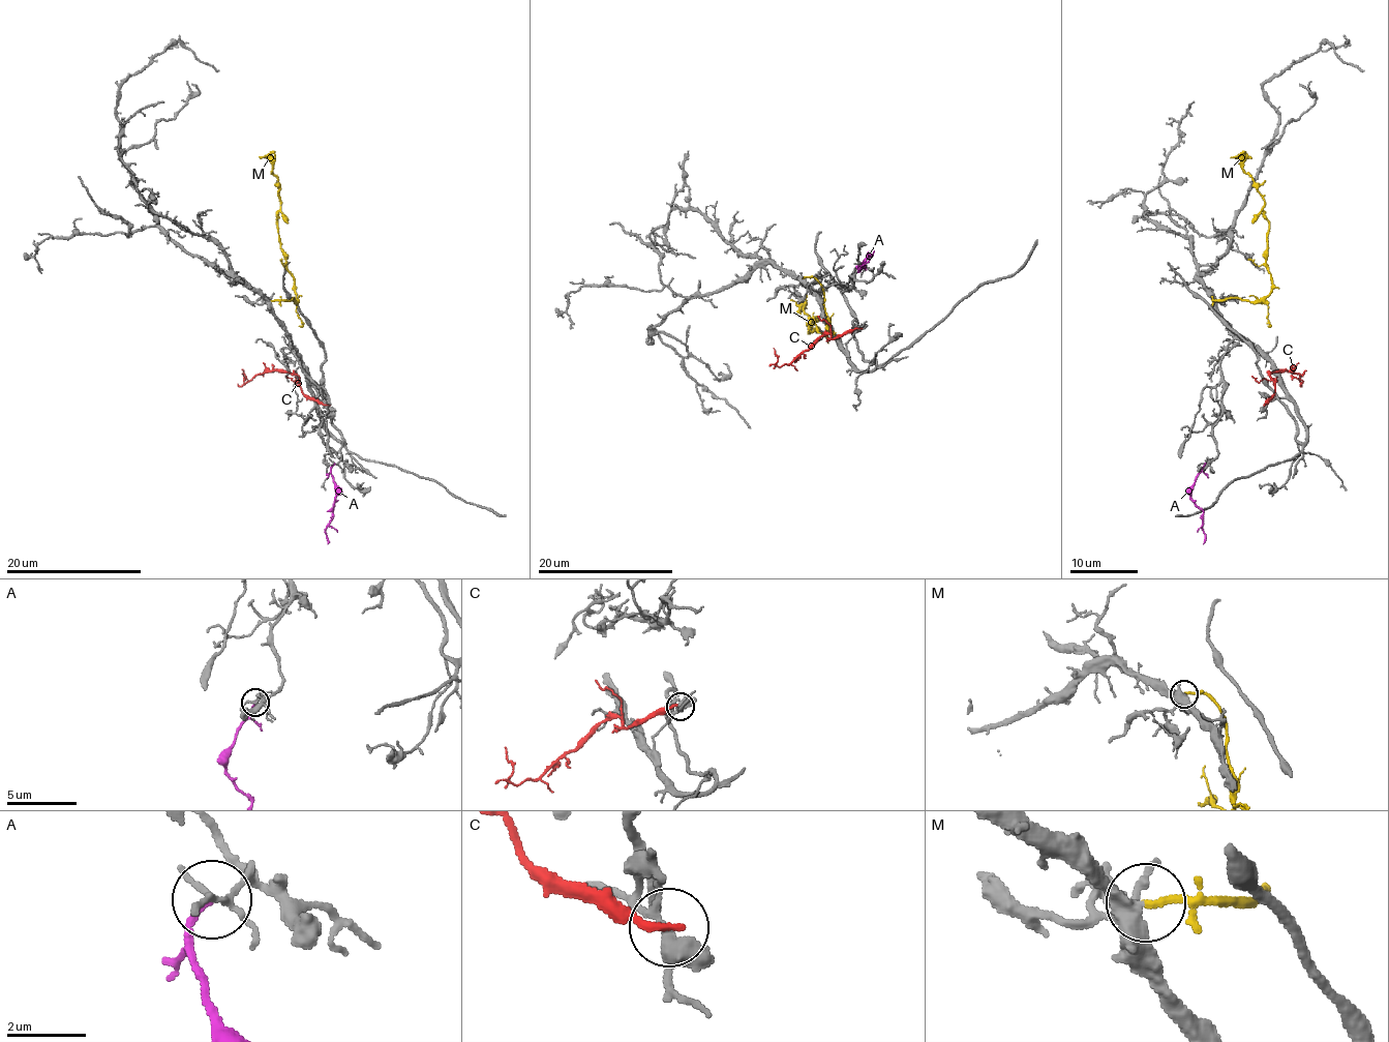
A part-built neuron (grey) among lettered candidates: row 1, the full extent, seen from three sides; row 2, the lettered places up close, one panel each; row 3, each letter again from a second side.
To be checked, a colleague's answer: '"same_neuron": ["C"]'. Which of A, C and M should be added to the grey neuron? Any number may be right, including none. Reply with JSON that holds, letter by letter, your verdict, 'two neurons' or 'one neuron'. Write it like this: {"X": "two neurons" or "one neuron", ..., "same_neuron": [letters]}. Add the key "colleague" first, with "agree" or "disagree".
{"colleague": "disagree", "A": "two neurons", "C": "two neurons", "M": "one neuron", "same_neuron": ["M"]}

